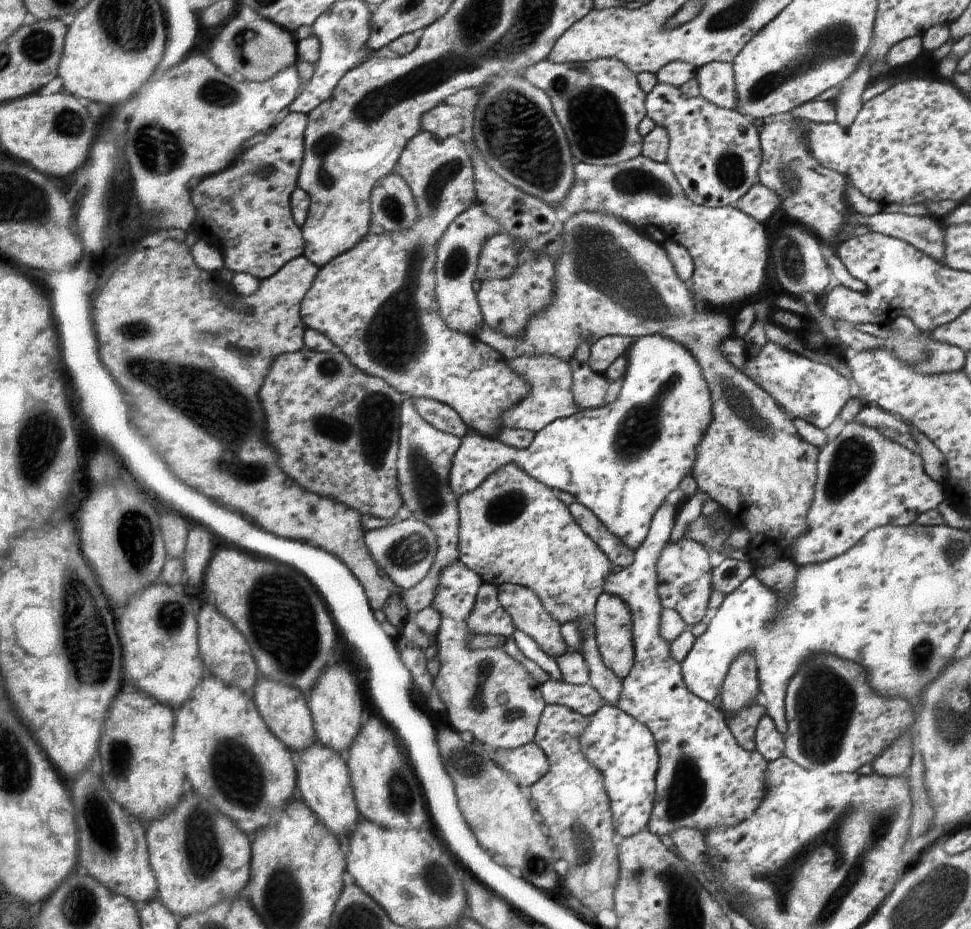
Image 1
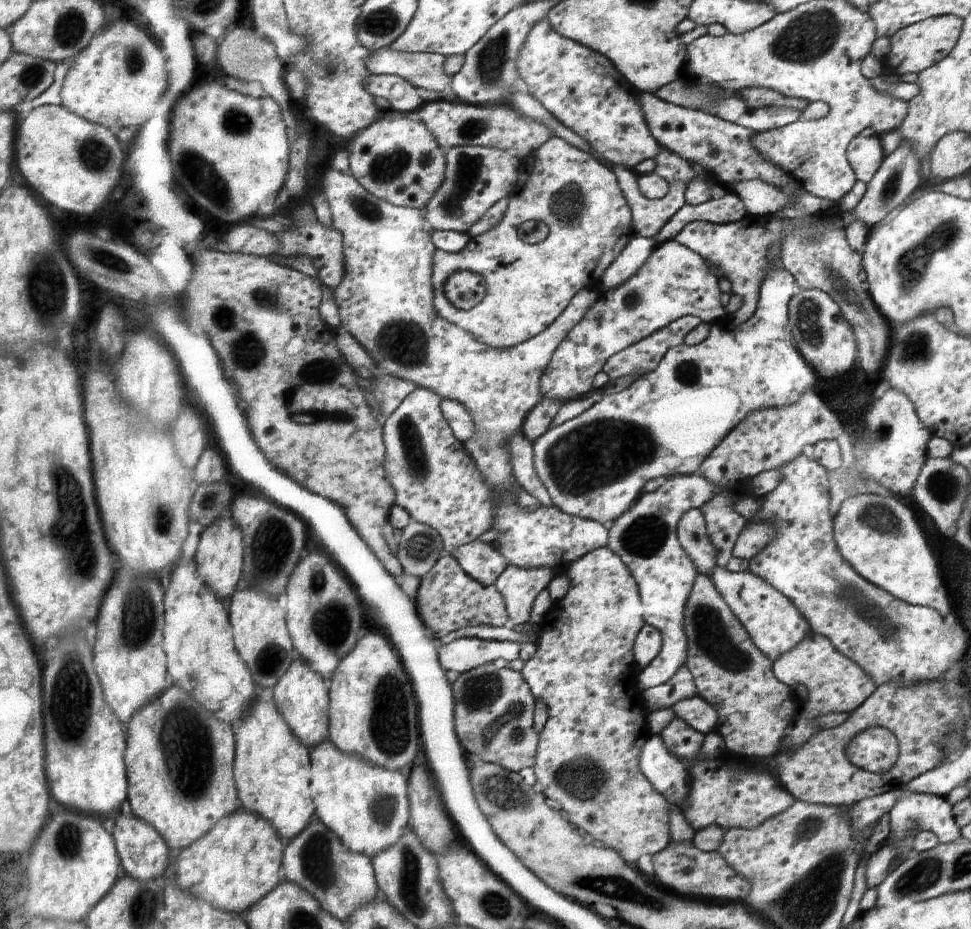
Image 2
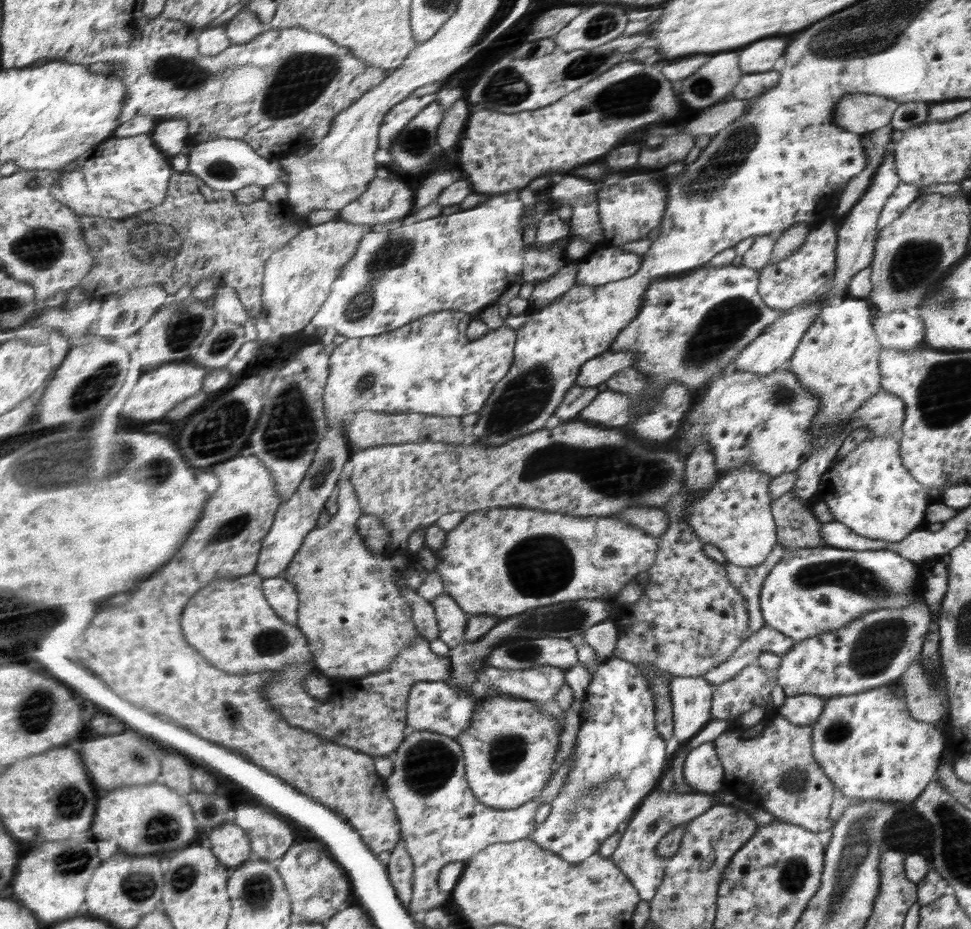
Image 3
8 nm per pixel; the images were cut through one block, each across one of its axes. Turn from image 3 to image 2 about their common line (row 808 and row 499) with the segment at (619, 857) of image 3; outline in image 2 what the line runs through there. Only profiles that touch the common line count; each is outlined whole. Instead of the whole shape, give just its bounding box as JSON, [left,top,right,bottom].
[607,474,721,690]

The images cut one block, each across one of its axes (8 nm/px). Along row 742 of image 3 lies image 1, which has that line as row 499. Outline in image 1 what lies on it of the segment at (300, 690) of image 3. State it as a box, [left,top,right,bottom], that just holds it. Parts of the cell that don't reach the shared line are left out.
[259,349,410,522]

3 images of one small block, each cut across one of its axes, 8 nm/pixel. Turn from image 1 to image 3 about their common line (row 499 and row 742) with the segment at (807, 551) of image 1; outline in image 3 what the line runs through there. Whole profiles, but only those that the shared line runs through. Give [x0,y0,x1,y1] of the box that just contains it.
[813,680,951,807]

